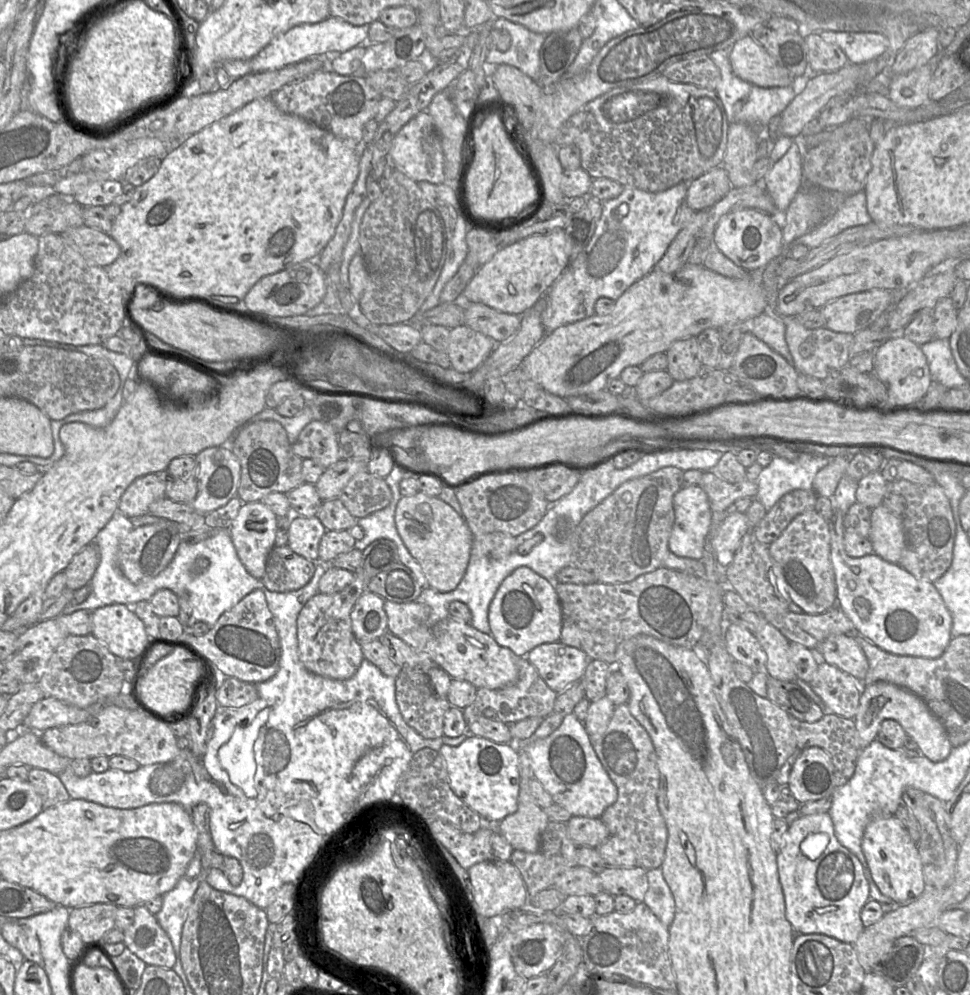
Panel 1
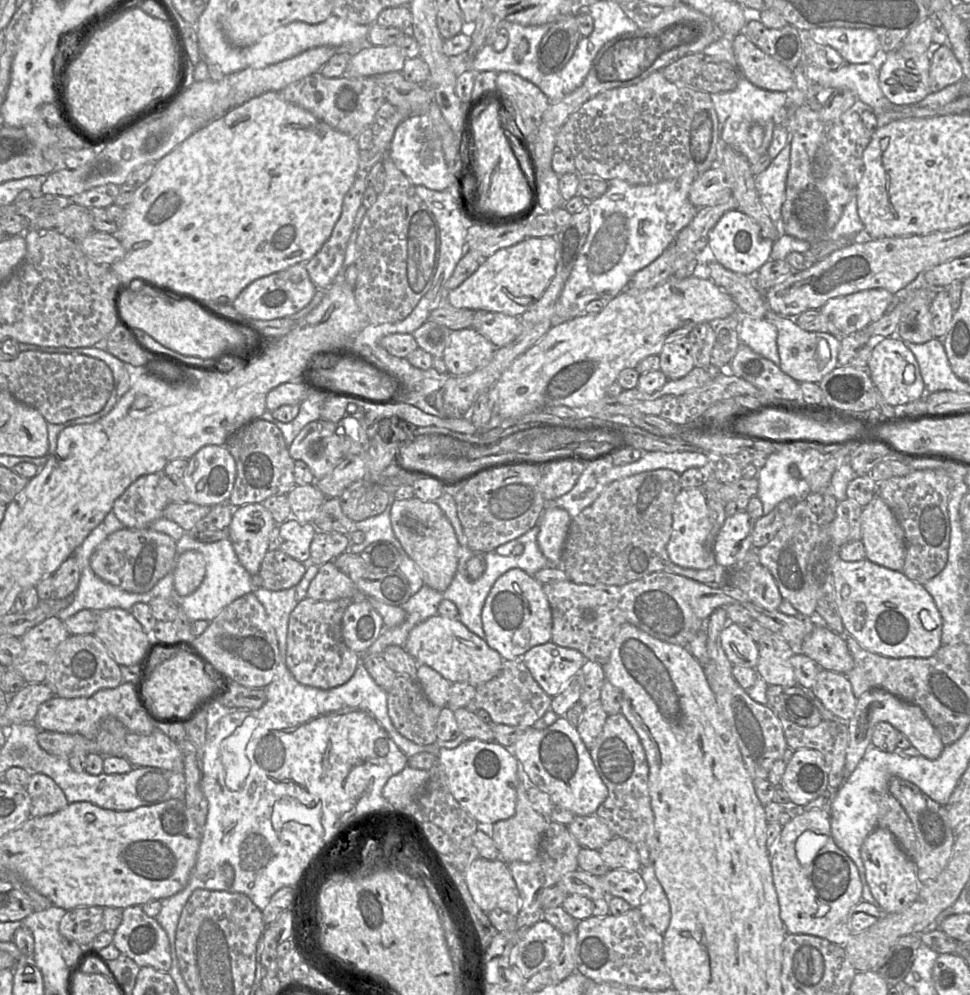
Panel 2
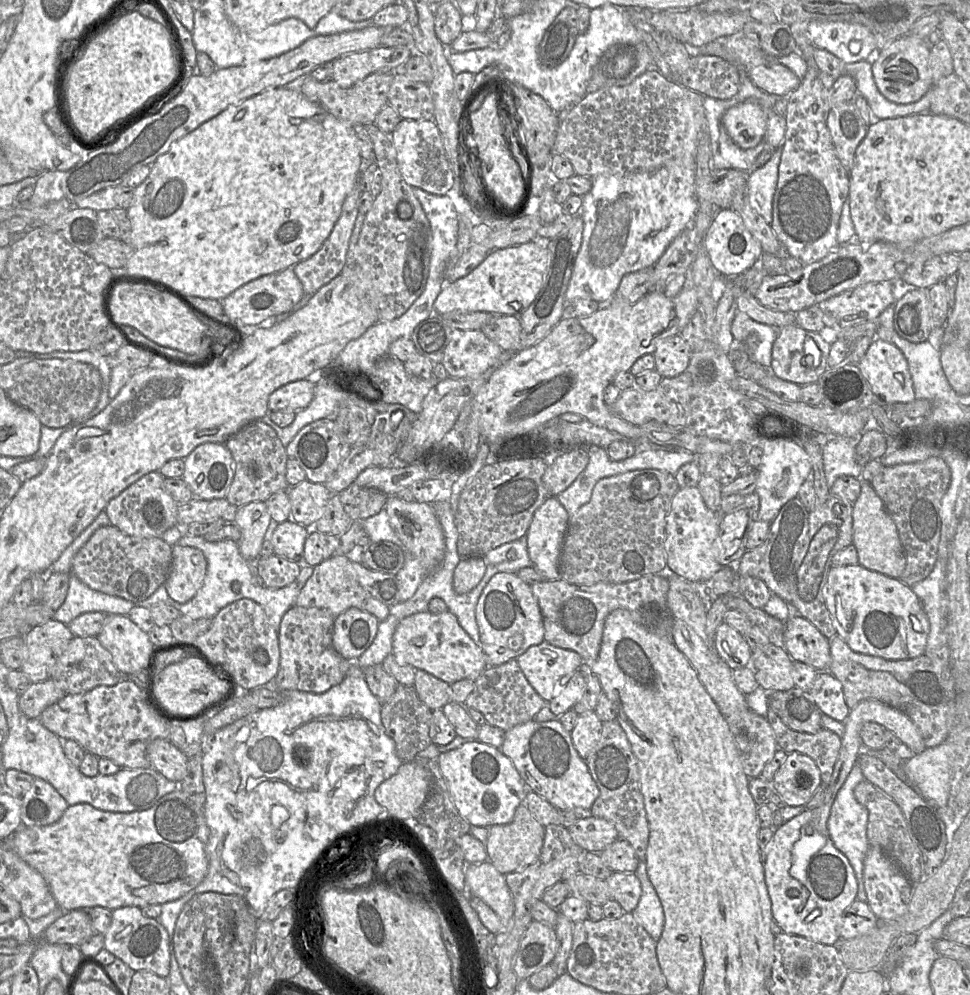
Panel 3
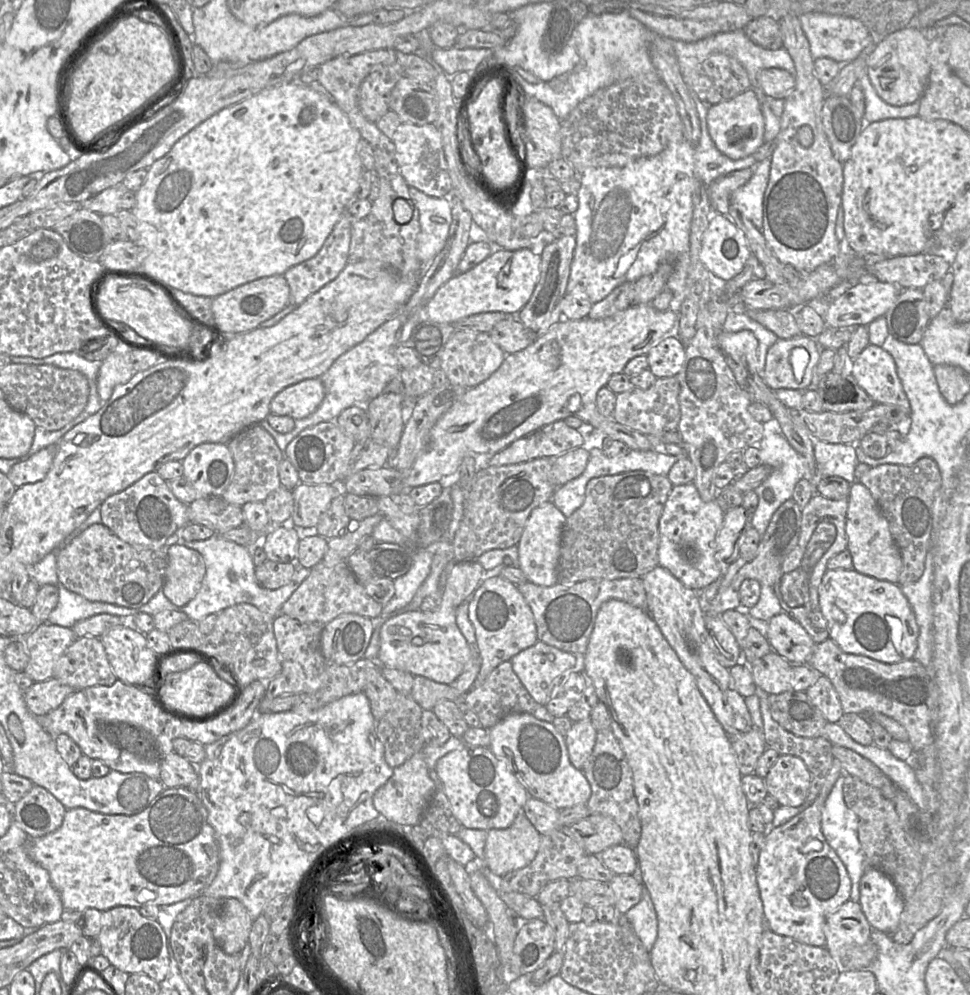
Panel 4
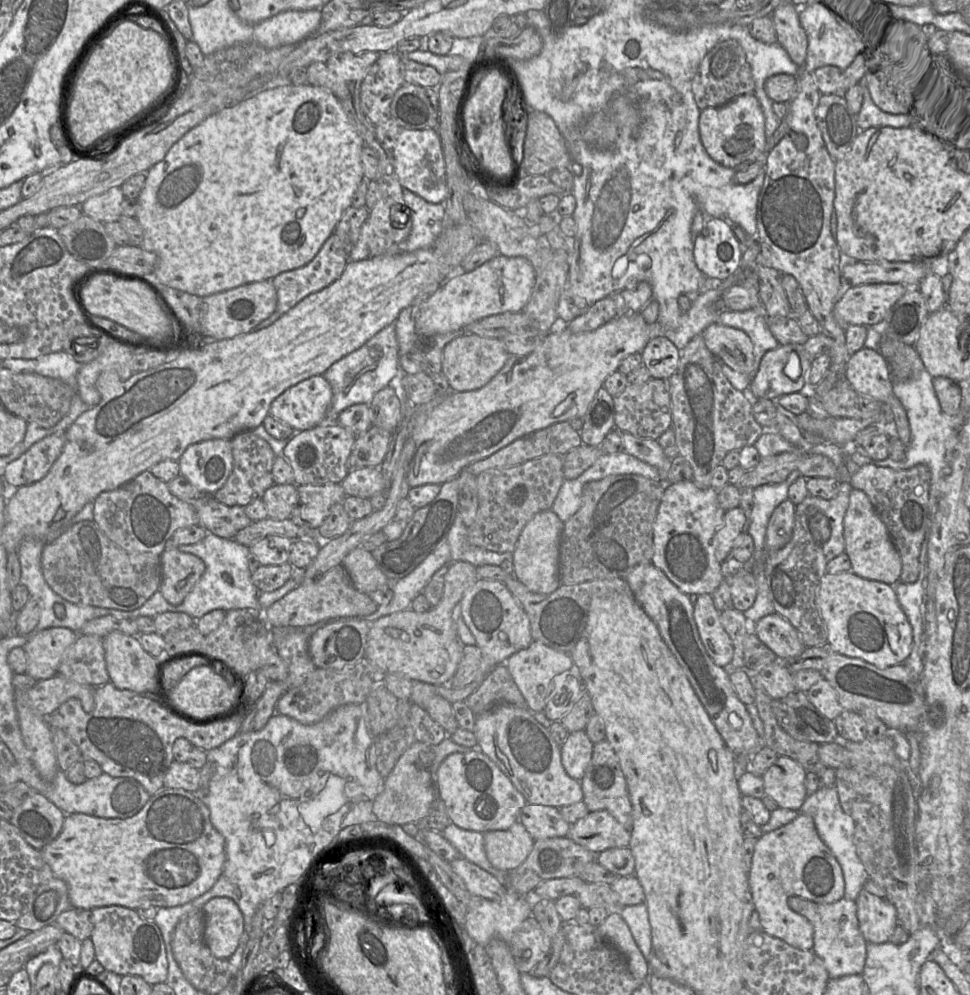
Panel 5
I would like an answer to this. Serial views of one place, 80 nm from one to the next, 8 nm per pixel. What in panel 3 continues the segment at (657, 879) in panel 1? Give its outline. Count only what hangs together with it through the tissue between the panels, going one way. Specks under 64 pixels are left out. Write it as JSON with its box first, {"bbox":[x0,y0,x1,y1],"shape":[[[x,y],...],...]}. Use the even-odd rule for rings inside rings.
{"bbox":[632,860,665,941],"shape":[[[644,860],[639,861],[635,874],[641,882],[642,894],[638,905],[632,911],[633,917],[654,940],[658,941],[664,928],[665,916]]]}

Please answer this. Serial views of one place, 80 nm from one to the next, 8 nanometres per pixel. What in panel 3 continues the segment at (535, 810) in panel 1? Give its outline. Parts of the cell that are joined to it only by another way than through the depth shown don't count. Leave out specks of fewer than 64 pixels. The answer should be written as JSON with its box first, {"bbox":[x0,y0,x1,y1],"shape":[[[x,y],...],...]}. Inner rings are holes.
{"bbox":[485,800,546,875],"shape":[[[523,800],[517,807],[510,823],[493,825],[488,828],[488,837],[485,843],[486,861],[489,861],[503,875],[525,869],[539,858],[545,831],[546,827],[535,819]]]}

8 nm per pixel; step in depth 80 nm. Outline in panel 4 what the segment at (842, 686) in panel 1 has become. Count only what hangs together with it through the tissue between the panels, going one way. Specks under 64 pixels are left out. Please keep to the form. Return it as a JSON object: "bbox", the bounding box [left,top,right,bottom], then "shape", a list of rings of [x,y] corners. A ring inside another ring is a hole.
{"bbox":[805,675,844,723],"shape":[[[821,675],[805,692],[828,722],[837,723],[843,716],[844,711],[839,695],[826,676]]]}

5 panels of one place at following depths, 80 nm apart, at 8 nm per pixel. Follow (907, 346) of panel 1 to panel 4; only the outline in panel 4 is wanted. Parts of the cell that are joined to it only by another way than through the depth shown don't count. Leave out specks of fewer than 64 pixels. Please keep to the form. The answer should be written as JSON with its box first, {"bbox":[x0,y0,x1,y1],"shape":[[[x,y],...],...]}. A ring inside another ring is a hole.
{"bbox":[849,344,910,416],"shape":[[[869,344],[851,361],[849,371],[875,404],[899,406],[910,416],[909,400],[894,359],[881,346]]]}

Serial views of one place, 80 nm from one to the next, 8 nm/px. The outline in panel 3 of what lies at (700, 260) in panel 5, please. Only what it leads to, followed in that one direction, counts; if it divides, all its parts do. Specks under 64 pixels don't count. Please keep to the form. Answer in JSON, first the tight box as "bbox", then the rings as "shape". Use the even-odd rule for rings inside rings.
{"bbox":[703,208,764,278],"shape":[[[732,208],[718,210],[705,234],[703,246],[713,267],[723,278],[742,274],[758,262],[764,253],[742,218]]]}

